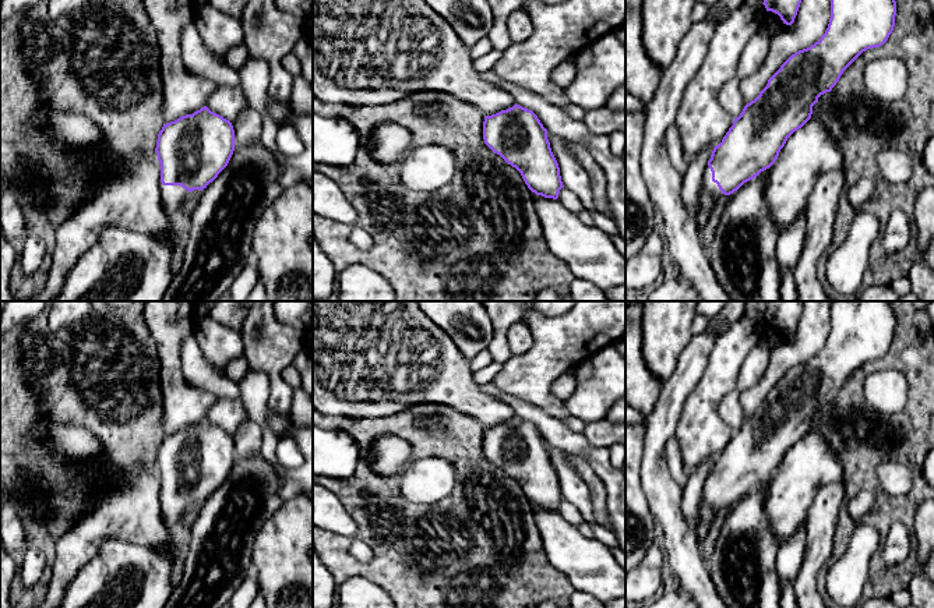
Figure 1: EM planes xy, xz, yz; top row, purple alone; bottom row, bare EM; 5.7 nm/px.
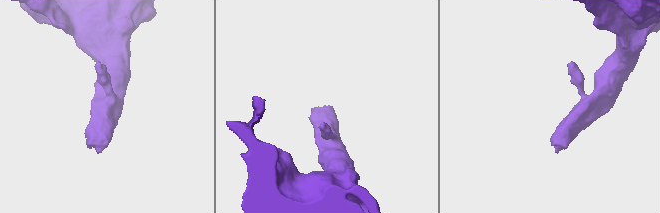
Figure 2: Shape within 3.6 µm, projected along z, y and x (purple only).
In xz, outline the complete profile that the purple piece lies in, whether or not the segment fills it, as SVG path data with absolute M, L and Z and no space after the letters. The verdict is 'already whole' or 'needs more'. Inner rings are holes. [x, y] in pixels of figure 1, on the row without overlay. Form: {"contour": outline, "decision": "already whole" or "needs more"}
{"contour": "M519 417L486 428L484 456L515 480L536 508L557 512L563 494L558 476L538 428Z", "decision": "already whole"}

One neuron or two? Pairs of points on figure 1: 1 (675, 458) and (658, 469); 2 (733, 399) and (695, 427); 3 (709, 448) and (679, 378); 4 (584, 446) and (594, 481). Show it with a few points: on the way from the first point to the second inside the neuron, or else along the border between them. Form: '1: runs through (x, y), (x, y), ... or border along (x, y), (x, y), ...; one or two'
1: border along (673, 435), (666, 444), (666, 465), (682, 485); two
2: border along (735, 388), (719, 406), (719, 416), (732, 428); two
3: border along (705, 368), (700, 381), (687, 396), (676, 427); two
4: border along (567, 451), (585, 459), (608, 492); two

